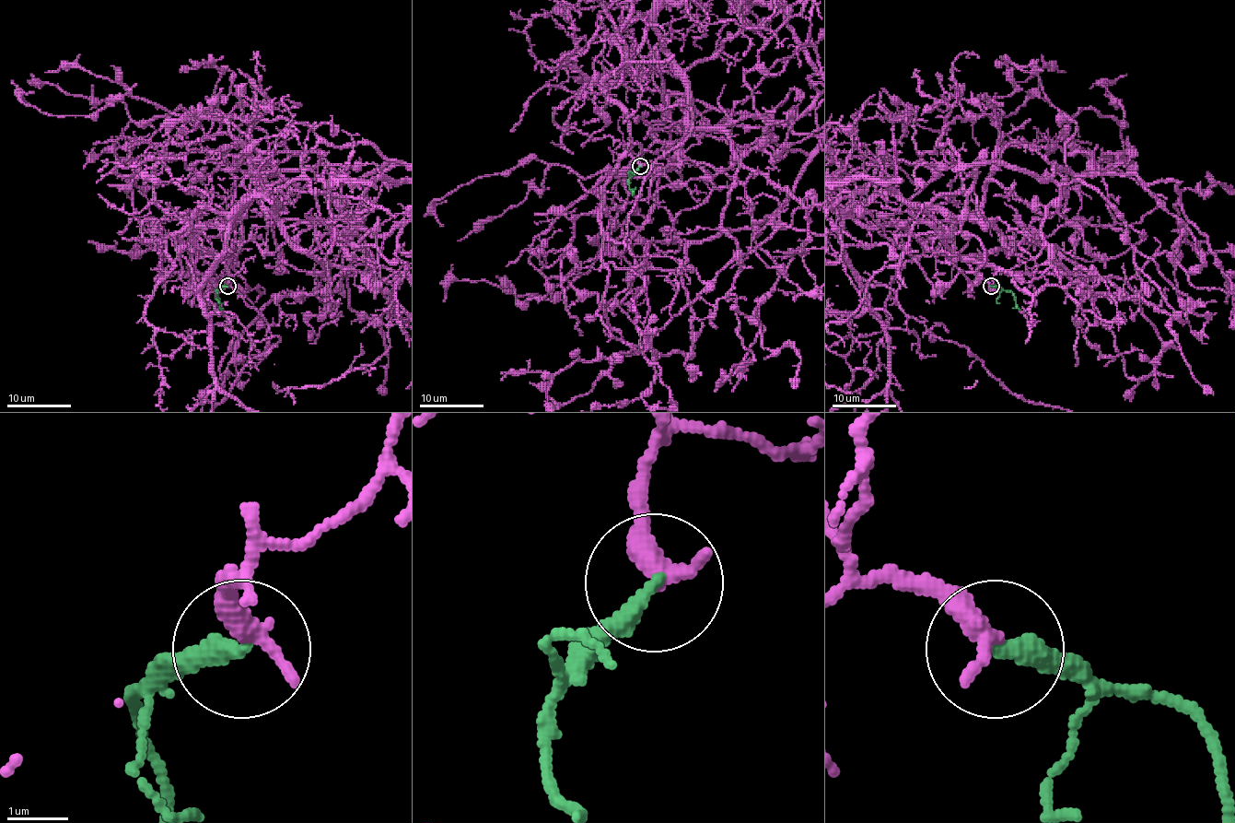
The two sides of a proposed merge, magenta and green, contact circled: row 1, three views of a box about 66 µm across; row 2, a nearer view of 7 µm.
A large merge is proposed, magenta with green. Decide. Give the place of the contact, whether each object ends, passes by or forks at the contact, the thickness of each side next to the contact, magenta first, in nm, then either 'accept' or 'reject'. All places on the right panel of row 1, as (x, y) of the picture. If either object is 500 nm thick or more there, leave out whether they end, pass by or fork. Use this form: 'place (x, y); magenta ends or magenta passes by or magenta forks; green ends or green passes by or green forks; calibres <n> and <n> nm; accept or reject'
place (991, 286); magenta ends; green ends; calibres 420 and 320 nm; reject

